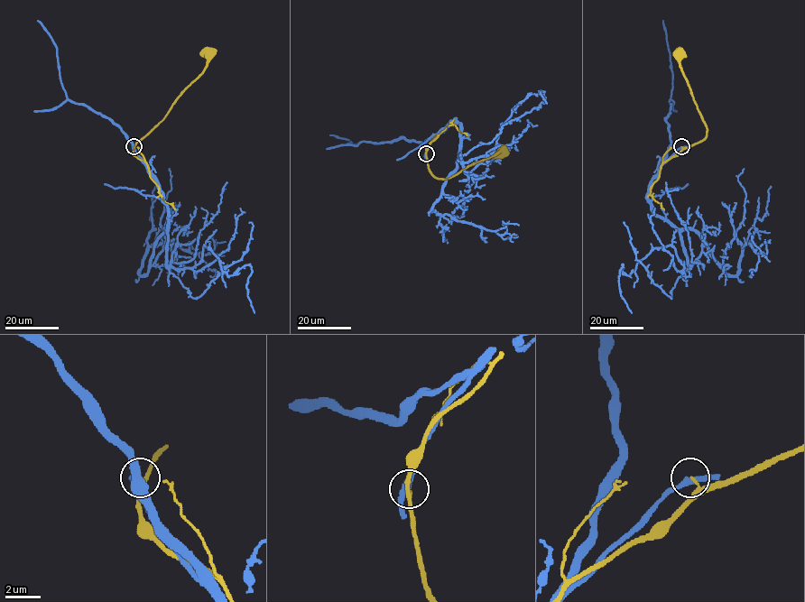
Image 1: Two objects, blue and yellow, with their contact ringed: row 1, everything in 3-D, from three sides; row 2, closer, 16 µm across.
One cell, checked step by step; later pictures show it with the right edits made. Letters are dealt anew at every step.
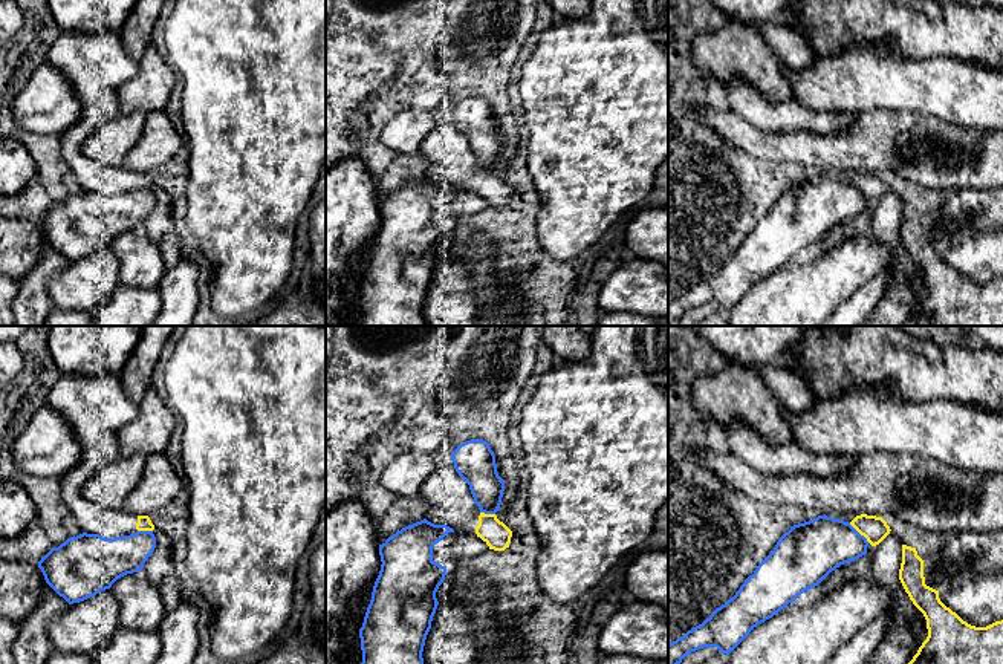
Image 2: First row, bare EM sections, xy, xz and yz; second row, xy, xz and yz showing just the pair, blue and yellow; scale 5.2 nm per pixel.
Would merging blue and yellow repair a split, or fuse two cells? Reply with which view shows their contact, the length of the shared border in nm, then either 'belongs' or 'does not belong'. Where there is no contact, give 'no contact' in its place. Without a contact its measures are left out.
contact in yz; length 150 nm; does not belong

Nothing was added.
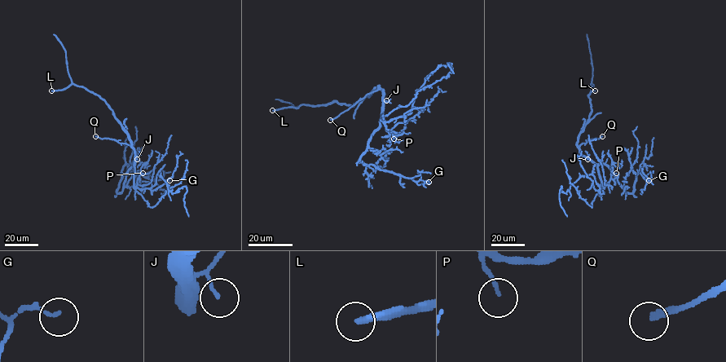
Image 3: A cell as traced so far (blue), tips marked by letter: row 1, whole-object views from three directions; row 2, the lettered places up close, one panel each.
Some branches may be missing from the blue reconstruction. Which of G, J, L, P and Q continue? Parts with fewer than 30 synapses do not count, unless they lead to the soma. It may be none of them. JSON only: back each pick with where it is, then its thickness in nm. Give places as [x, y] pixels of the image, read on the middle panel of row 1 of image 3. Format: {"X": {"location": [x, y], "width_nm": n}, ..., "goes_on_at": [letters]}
{"L": {"location": [272, 110], "width_nm": 280}, "Q": {"location": [330, 120], "width_nm": 200}, "goes_on_at": ["L", "Q"]}

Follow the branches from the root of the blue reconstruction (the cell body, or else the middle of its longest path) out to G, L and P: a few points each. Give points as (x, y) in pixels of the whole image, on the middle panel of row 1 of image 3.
G: (382, 95), (380, 125), (372, 134), (367, 149), (359, 161), (415, 182), (428, 182)
L: (382, 95), (382, 91), (377, 86), (354, 105), (333, 102), (272, 110)
P: (382, 95), (381, 119), (393, 139)

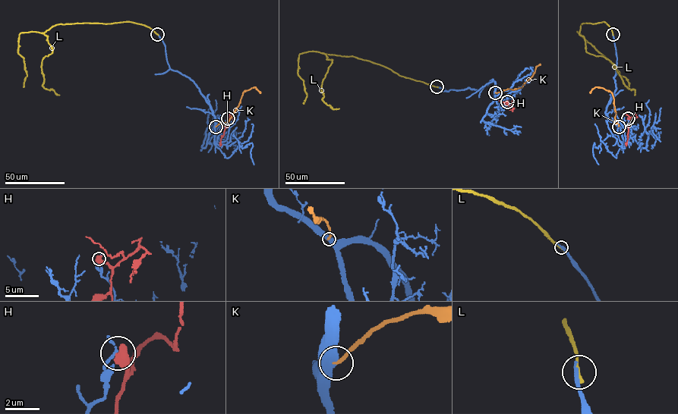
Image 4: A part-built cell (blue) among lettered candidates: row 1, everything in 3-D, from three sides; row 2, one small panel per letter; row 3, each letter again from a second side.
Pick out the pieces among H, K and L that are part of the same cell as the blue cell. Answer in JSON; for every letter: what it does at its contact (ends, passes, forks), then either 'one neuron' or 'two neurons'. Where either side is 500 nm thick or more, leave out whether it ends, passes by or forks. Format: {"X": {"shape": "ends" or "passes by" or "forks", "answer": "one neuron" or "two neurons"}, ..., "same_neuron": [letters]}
{"H": {"answer": "two neurons"}, "K": {"answer": "two neurons"}, "L": {"shape": "ends", "answer": "two neurons"}, "same_neuron": []}

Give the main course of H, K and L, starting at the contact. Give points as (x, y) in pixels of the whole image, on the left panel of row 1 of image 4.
H: (228, 118), (220, 144), (219, 142)
K: (216, 127), (229, 120), (244, 91), (255, 86), (260, 92)
L: (157, 34), (149, 27), (130, 22), (52, 26), (44, 32), (52, 51), (42, 59), (42, 86), (59, 95)

